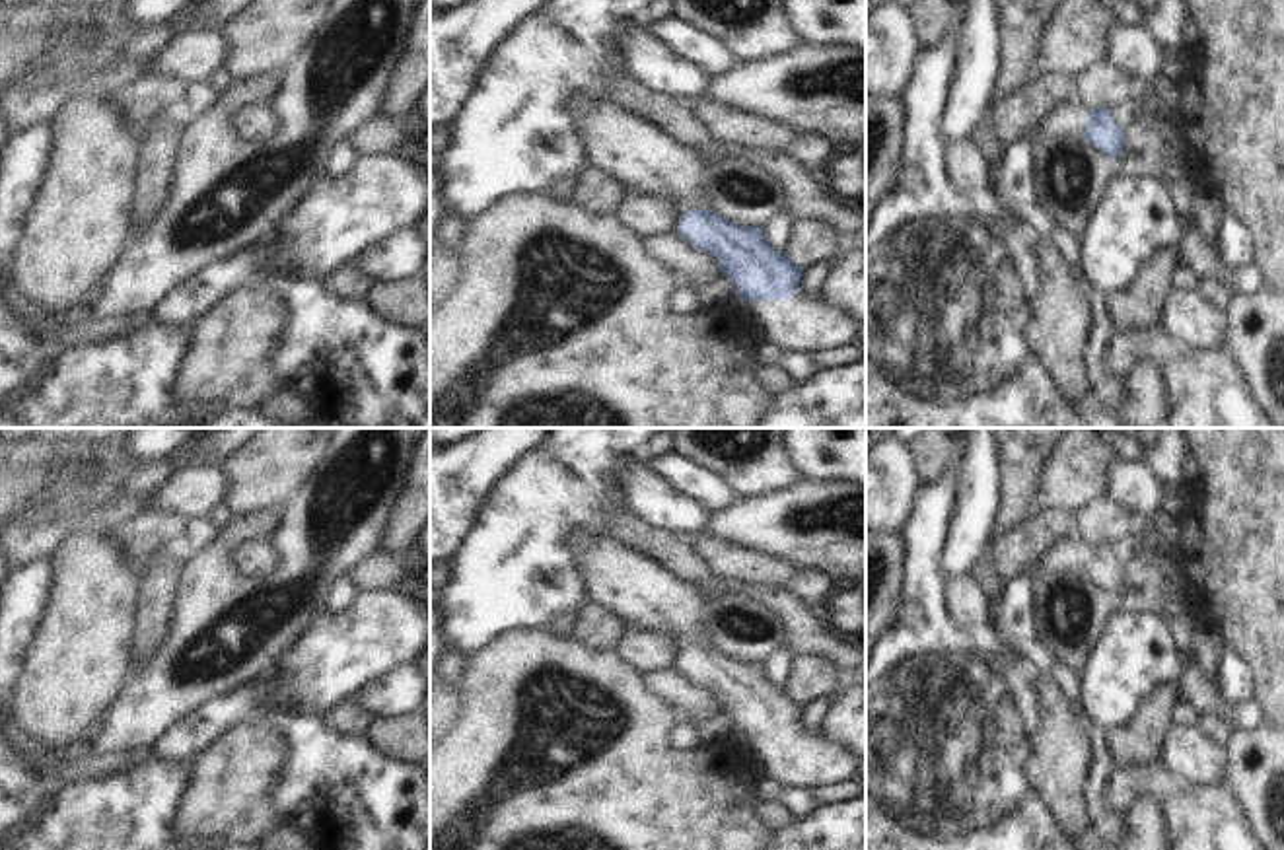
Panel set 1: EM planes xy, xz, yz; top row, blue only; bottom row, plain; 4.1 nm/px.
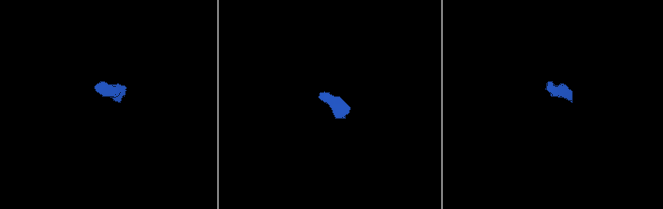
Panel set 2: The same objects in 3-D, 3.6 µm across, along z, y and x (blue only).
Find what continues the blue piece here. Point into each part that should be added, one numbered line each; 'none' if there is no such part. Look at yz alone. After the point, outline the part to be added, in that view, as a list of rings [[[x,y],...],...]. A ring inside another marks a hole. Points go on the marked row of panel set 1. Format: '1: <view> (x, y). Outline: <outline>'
1: yz (1067, 121). Outline: [[[1070,99],[1051,113],[1047,113],[1039,124],[1035,124],[1027,140],[1037,148],[1047,140],[1078,138],[1084,132],[1088,121],[1088,109]]]

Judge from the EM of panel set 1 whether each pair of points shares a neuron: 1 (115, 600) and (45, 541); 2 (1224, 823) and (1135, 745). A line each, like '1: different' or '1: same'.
1: different
2: different

